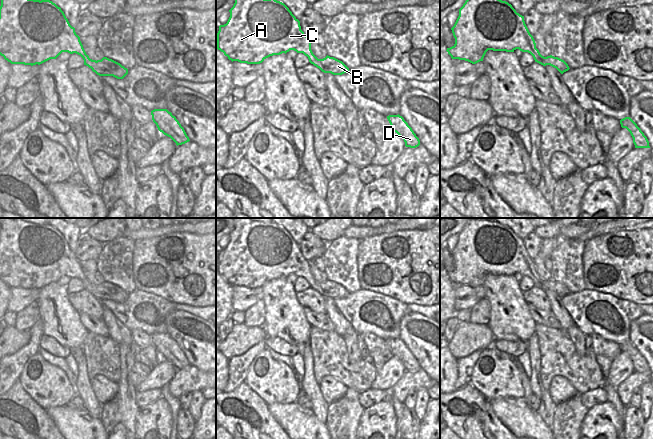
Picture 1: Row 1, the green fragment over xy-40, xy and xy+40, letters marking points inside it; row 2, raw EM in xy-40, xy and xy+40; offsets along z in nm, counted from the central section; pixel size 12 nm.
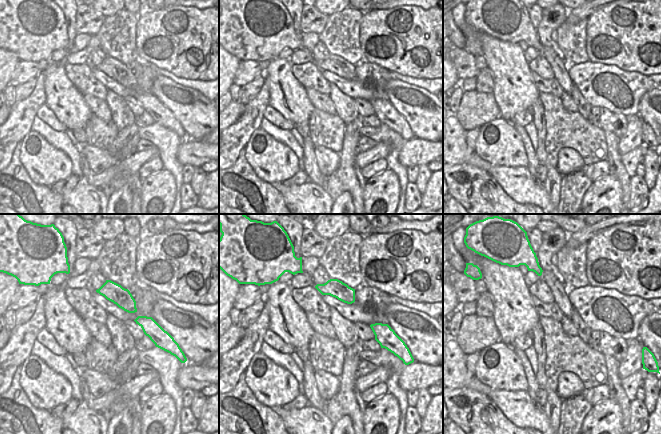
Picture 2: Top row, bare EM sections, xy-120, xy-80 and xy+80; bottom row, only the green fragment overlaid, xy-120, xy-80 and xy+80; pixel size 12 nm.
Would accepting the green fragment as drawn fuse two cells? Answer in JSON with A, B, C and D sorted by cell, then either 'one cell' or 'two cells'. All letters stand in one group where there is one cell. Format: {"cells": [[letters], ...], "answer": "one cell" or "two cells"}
{"cells": [["A", "B", "C", "D"]], "answer": "one cell"}

